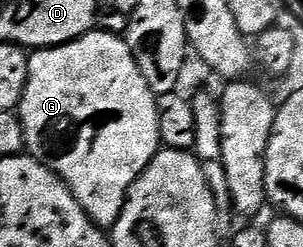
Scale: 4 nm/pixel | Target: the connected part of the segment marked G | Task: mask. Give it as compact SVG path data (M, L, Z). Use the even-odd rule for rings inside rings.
M97 29L89 31L87 35L82 35L78 39L73 39L71 43L65 43L59 47L43 47L35 50L30 55L28 85L24 89L22 103L16 112L22 124L25 150L33 155L34 158L40 160L47 169L55 171L65 181L66 188L74 194L76 201L84 209L84 213L88 213L90 220L103 229L113 228L114 222L120 217L120 213L124 209L126 194L130 192L130 187L138 180L140 173L144 173L144 169L158 155L162 147L158 113L158 101L155 93L148 85L148 81L144 81L144 73L140 73L140 69L128 49L125 38Z

